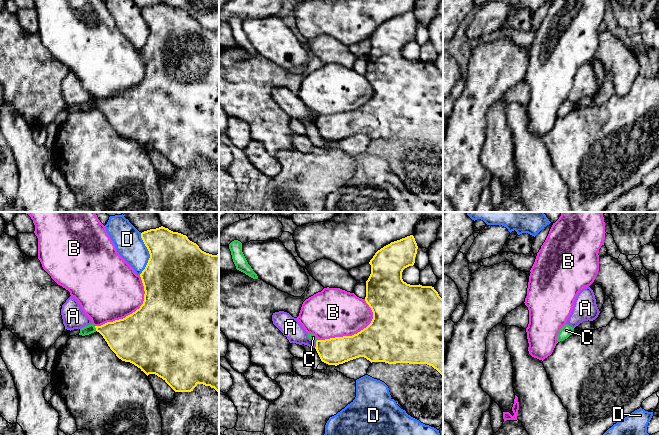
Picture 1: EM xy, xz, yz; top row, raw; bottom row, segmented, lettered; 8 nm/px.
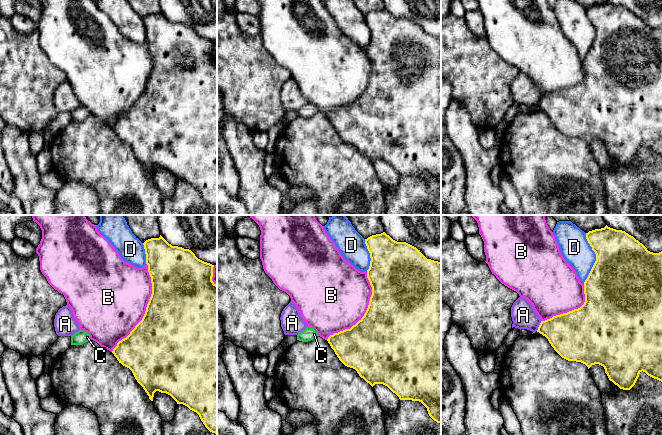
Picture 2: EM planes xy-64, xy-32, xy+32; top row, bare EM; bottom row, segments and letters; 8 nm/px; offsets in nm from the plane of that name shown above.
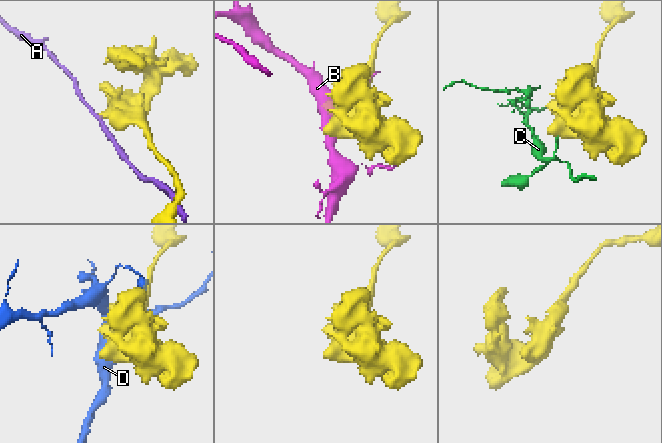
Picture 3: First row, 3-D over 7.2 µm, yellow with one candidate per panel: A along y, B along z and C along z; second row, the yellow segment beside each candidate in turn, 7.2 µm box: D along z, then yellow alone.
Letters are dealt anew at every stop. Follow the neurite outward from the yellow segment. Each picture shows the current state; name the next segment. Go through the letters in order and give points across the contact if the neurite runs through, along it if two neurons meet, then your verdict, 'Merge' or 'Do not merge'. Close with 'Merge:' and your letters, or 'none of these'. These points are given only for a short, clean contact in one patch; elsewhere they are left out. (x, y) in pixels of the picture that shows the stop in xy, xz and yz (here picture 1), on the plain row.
A: Boundary: xz (316, 117), (314, 123). Do not merge
B: Do not merge
C: Boundary: xy (94, 102), (96, 106). Do not merge
D: Do not merge
Merge: none of these

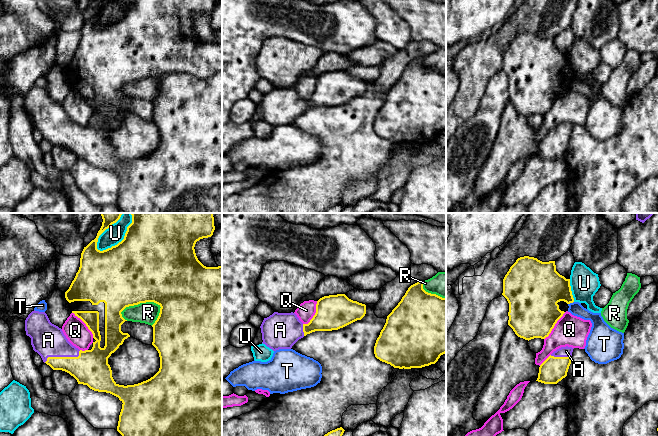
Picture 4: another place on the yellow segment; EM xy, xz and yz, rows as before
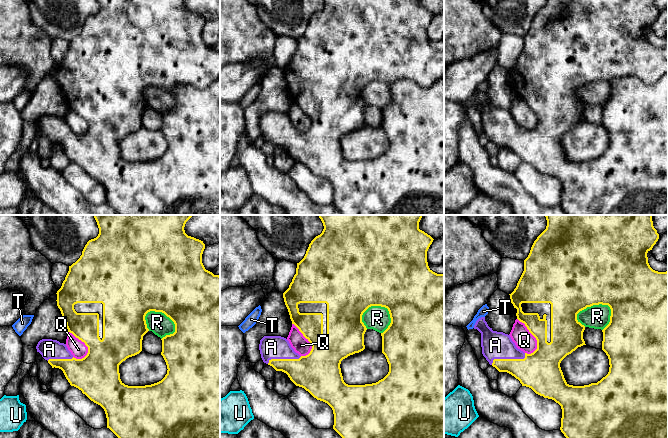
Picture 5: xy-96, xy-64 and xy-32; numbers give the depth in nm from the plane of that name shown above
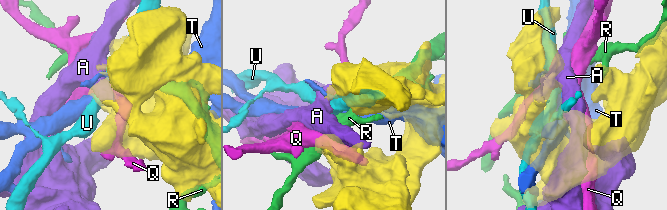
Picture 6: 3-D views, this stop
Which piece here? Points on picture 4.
A: Merge
Q: Do not merge
R: Do not merge
T: Do not merge
U: Do not merge
Merge: A

